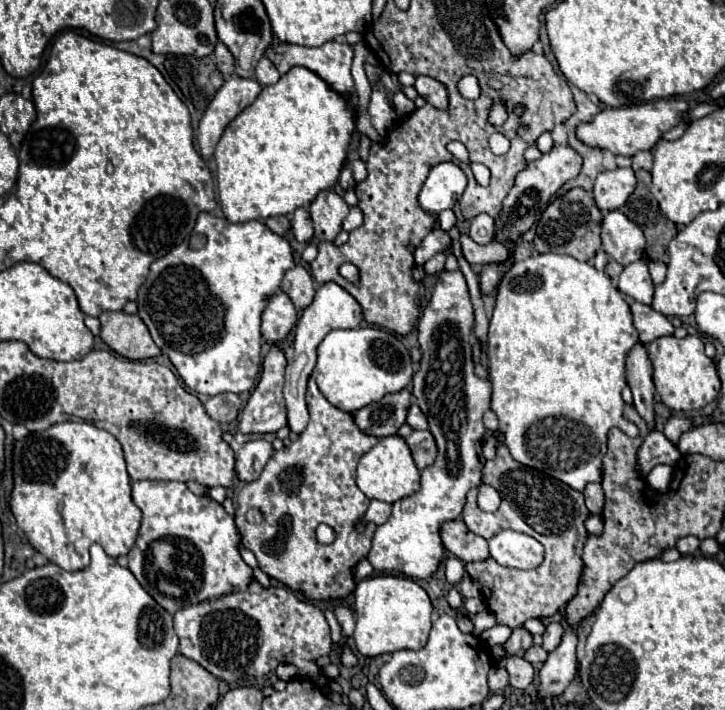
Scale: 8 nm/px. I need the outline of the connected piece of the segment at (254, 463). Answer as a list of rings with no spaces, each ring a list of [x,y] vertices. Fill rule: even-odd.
[[[251,440],[237,452],[237,476],[243,482],[253,482],[263,472],[267,460],[273,456],[273,444],[267,440]]]

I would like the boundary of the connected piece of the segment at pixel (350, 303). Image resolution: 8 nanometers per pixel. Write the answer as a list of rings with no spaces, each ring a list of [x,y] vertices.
[[[335,282],[323,284],[317,290],[317,294],[315,294],[313,304],[303,310],[303,314],[301,314],[297,326],[295,326],[295,334],[293,334],[295,354],[293,354],[293,360],[287,364],[285,390],[283,390],[283,396],[285,396],[285,402],[287,402],[289,428],[295,434],[301,434],[307,428],[307,422],[309,422],[309,410],[307,410],[307,404],[305,404],[305,392],[307,392],[307,378],[313,372],[315,362],[317,362],[315,350],[317,350],[319,342],[331,330],[337,330],[337,328],[357,328],[361,322],[363,322],[363,312],[361,312],[359,302],[347,290],[343,290],[339,284],[335,284]]]

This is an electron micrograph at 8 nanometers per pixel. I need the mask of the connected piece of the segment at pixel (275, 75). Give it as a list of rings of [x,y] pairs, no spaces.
[[[261,58],[257,68],[255,68],[255,78],[263,86],[267,86],[267,84],[275,84],[281,78],[281,74],[275,70],[275,66],[273,66],[273,62],[269,58]]]

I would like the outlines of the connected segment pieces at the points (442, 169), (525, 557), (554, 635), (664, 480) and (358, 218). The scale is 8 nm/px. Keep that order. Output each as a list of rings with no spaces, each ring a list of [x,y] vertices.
[[[441,162],[431,168],[417,200],[427,214],[439,214],[453,208],[467,186],[467,178],[453,162]]]
[[[501,530],[489,538],[489,552],[495,562],[507,568],[533,570],[543,562],[543,544],[515,530]]]
[[[551,622],[543,634],[543,648],[547,652],[555,650],[555,646],[559,646],[561,642],[561,636],[563,636],[563,626],[559,622]]]
[[[665,464],[655,466],[655,468],[651,470],[651,474],[647,476],[647,484],[649,484],[655,492],[663,492],[663,490],[667,490],[667,486],[669,486],[669,482],[671,482],[671,474],[673,474],[673,468],[671,468],[671,466],[665,466]]]
[[[353,206],[353,208],[351,208],[351,212],[347,214],[345,222],[343,222],[343,230],[351,232],[351,230],[359,228],[361,224],[363,224],[363,212],[359,210],[359,206]]]

